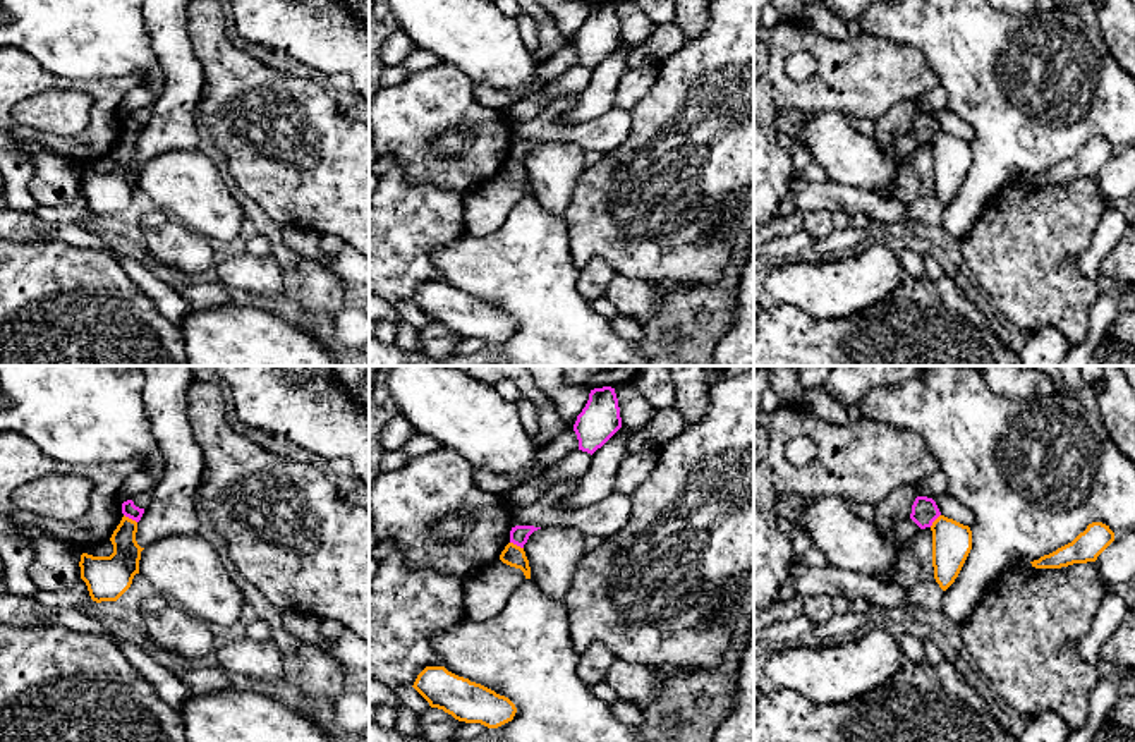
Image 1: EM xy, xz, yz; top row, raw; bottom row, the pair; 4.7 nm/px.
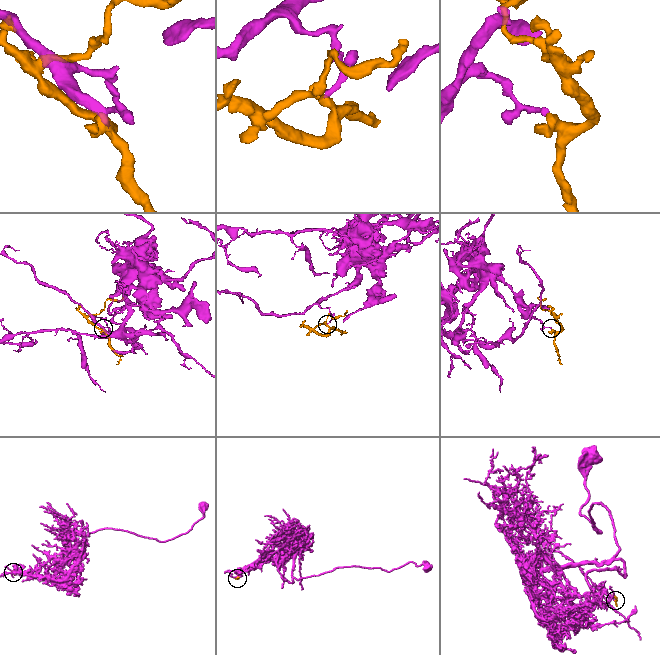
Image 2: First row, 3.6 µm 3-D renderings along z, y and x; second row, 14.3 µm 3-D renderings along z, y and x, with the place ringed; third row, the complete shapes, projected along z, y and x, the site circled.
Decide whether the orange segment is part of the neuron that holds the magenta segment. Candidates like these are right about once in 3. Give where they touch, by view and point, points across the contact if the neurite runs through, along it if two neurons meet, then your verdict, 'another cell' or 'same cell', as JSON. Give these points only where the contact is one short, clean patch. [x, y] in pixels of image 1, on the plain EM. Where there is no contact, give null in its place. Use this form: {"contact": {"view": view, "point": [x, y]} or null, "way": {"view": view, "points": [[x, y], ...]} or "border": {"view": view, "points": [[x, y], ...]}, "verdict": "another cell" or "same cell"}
{"contact": {"view": "xy", "point": [131, 133]}, "border": {"view": "xy", "points": [[124, 129], [136, 138]]}, "verdict": "another cell"}

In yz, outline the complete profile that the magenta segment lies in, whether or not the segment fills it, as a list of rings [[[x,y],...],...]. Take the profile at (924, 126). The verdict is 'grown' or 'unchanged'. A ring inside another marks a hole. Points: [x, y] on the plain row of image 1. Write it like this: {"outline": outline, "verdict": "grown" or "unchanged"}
{"outline": [[[917,112],[912,120],[910,134],[920,143],[931,143],[932,137],[941,131],[936,117],[927,112]]], "verdict": "unchanged"}

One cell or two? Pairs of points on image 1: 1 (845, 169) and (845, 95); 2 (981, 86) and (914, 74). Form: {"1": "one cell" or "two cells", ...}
{"1": "two cells", "2": "two cells"}

